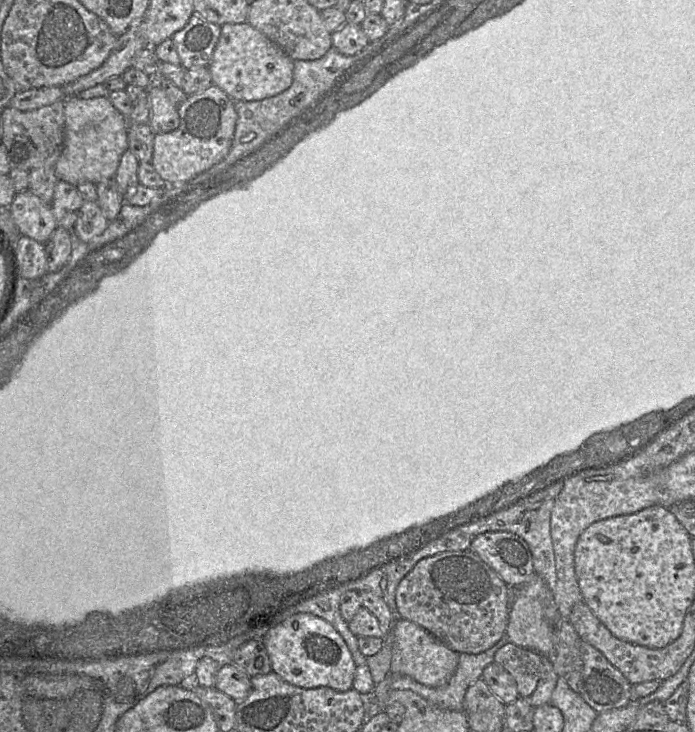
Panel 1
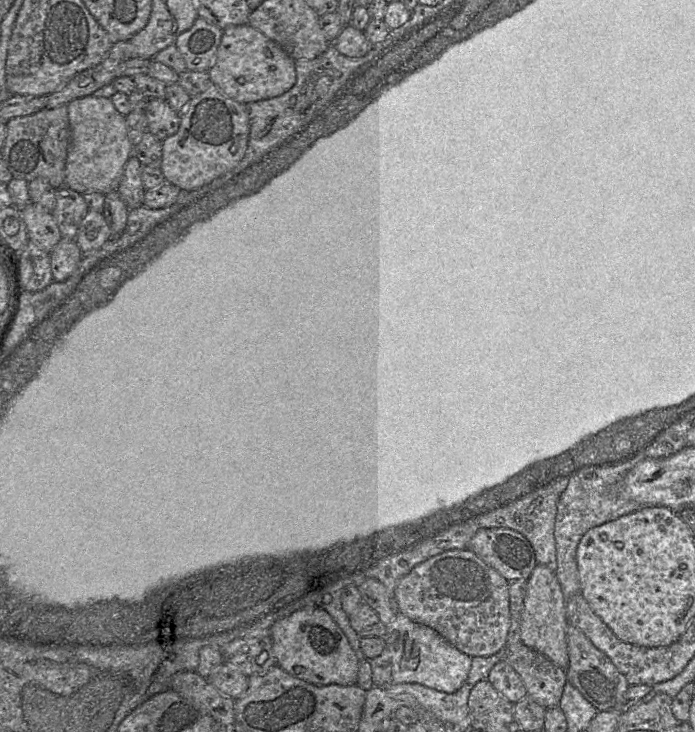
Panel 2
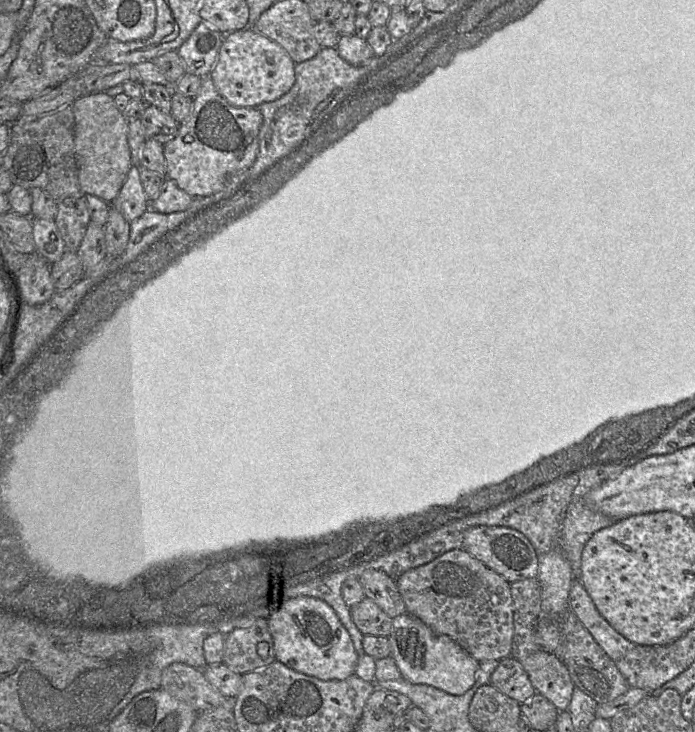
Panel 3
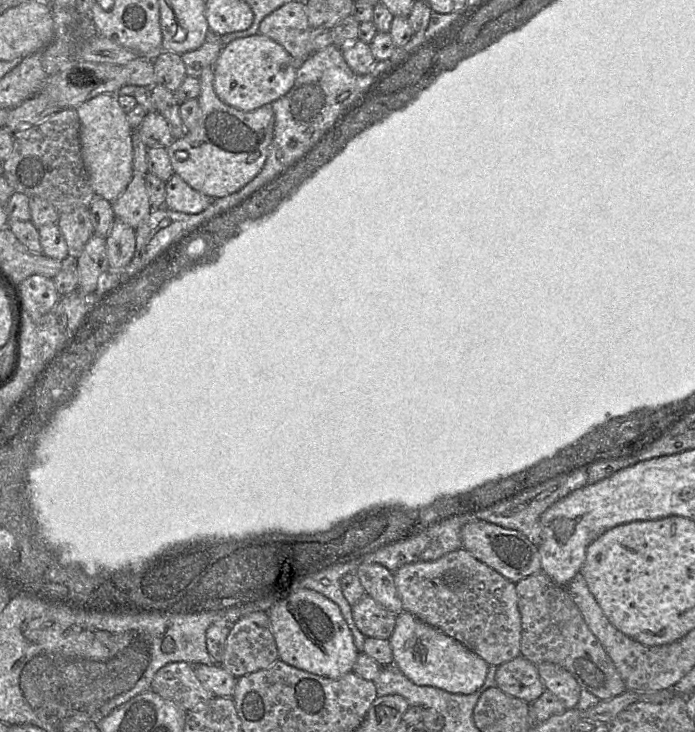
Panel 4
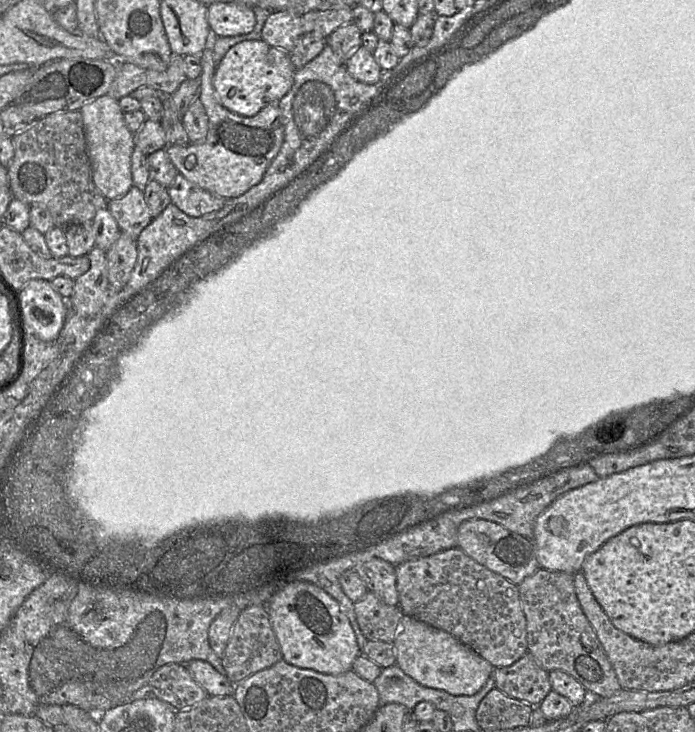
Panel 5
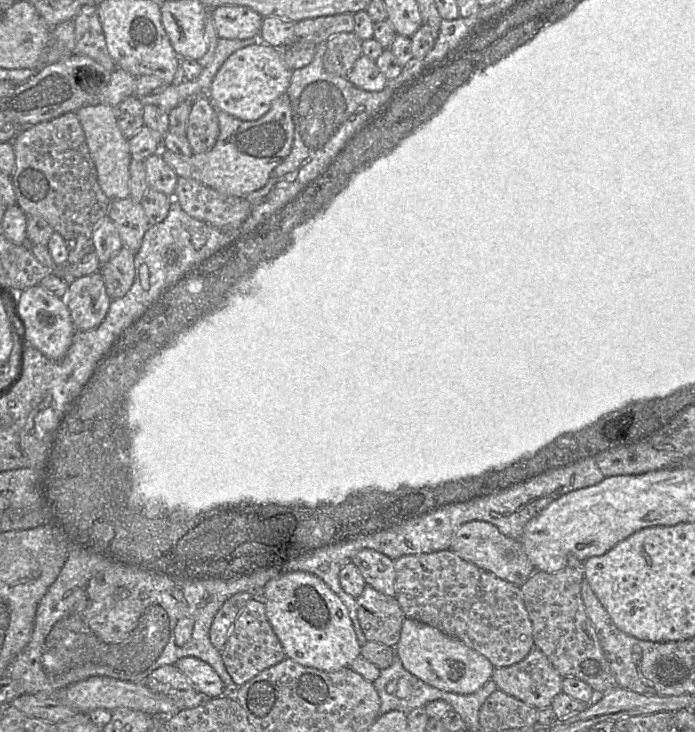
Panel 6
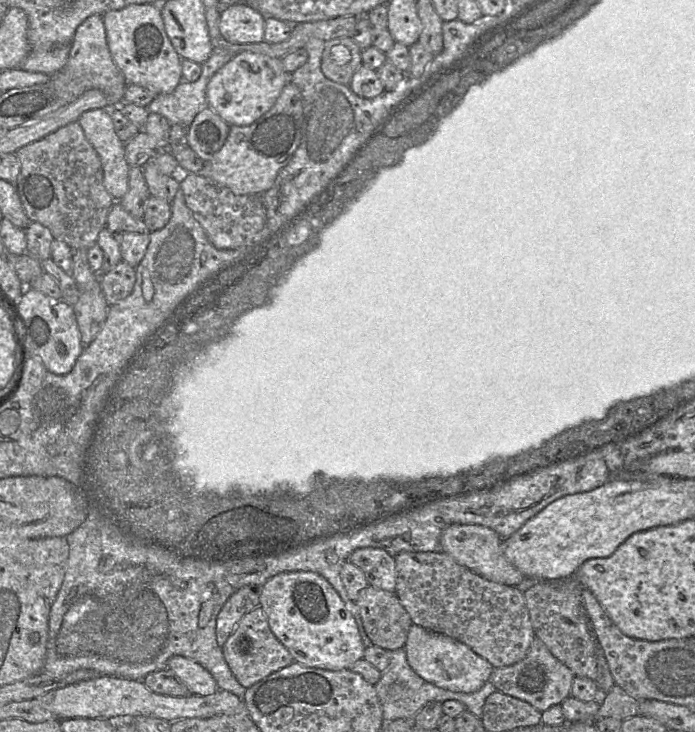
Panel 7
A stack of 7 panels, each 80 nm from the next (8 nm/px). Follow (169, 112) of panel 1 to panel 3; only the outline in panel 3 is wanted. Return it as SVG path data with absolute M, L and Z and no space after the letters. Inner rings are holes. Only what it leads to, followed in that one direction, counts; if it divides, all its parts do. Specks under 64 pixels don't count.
M148 105L141 120L146 139L154 139L165 145L178 134L180 124L171 113L166 113L156 106Z

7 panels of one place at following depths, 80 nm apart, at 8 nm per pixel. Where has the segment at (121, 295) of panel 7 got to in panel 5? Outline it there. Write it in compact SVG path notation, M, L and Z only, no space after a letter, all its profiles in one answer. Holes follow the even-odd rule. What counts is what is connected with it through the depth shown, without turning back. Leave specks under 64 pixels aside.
M121 233L106 252L108 280L112 290L121 290L128 283L137 260L137 243Z

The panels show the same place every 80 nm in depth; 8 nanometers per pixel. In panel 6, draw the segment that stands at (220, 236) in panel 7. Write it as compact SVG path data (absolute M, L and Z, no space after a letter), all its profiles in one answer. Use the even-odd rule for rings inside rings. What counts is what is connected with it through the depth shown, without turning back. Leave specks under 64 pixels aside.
M178 177L173 197L191 217L222 229L238 229L251 212L243 197L229 196L192 178Z

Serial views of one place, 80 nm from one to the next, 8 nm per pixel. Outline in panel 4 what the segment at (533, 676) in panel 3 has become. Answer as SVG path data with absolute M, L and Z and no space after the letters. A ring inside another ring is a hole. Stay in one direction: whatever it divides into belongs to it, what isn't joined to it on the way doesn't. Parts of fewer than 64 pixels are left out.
M542 662L536 667L545 691L553 693L567 709L576 708L581 687L574 677L563 667L551 662Z

